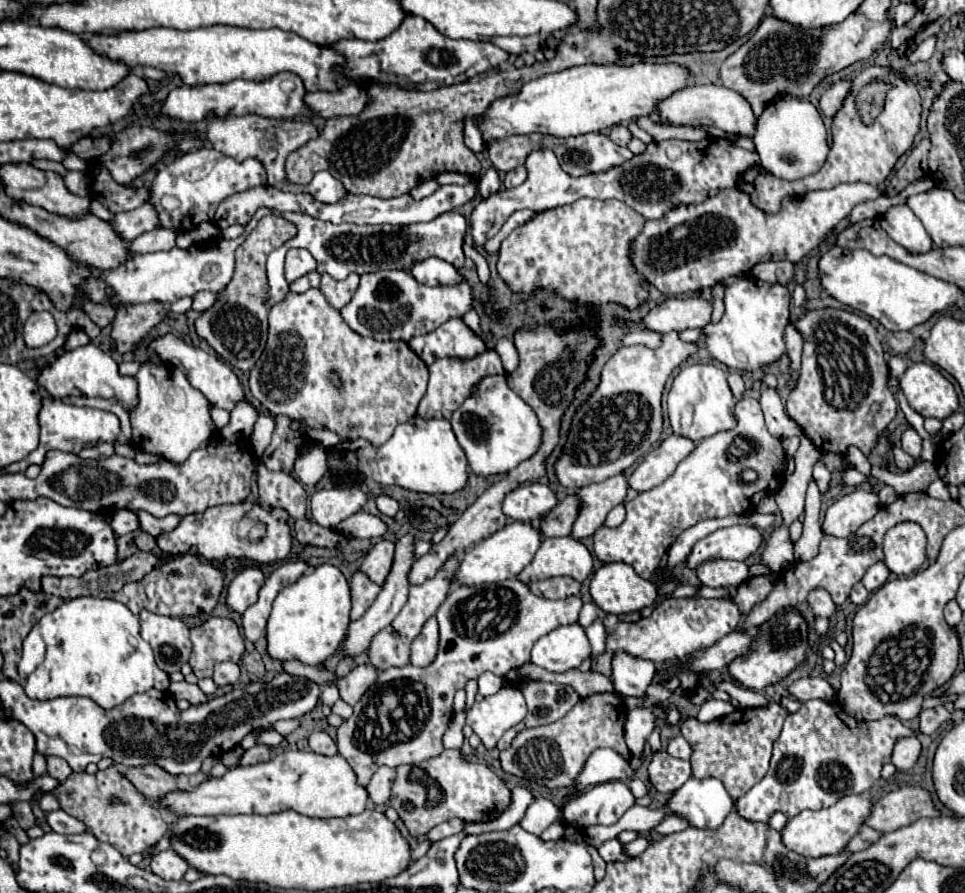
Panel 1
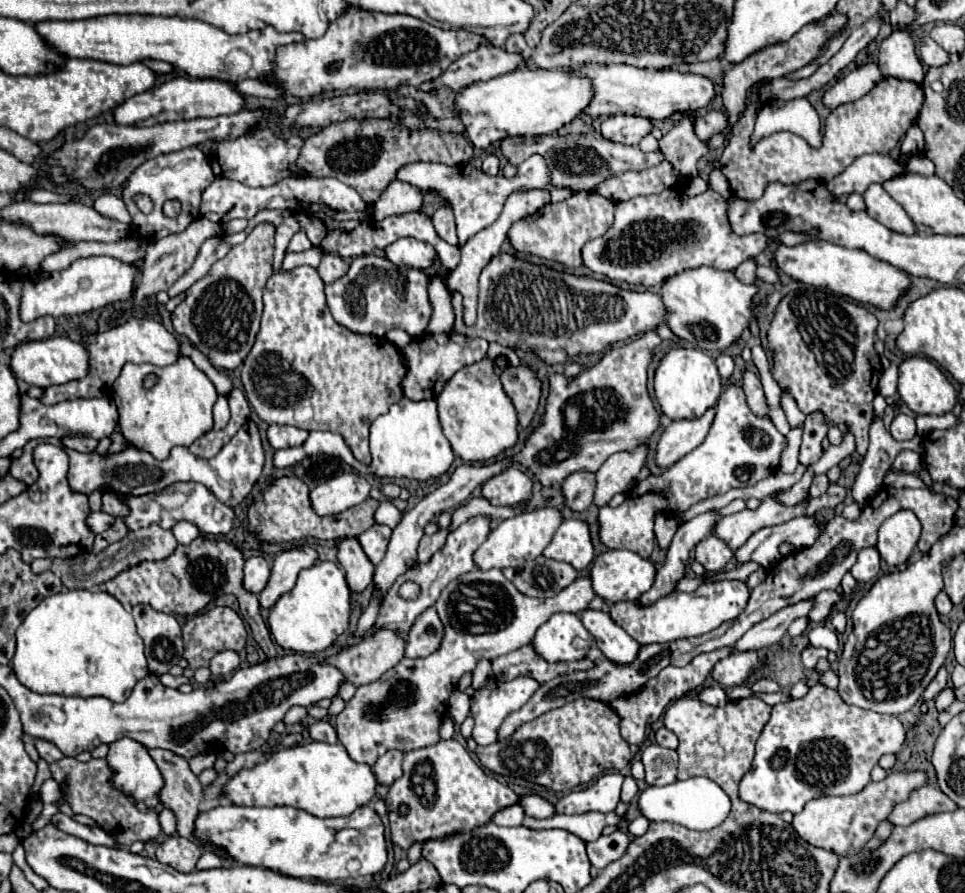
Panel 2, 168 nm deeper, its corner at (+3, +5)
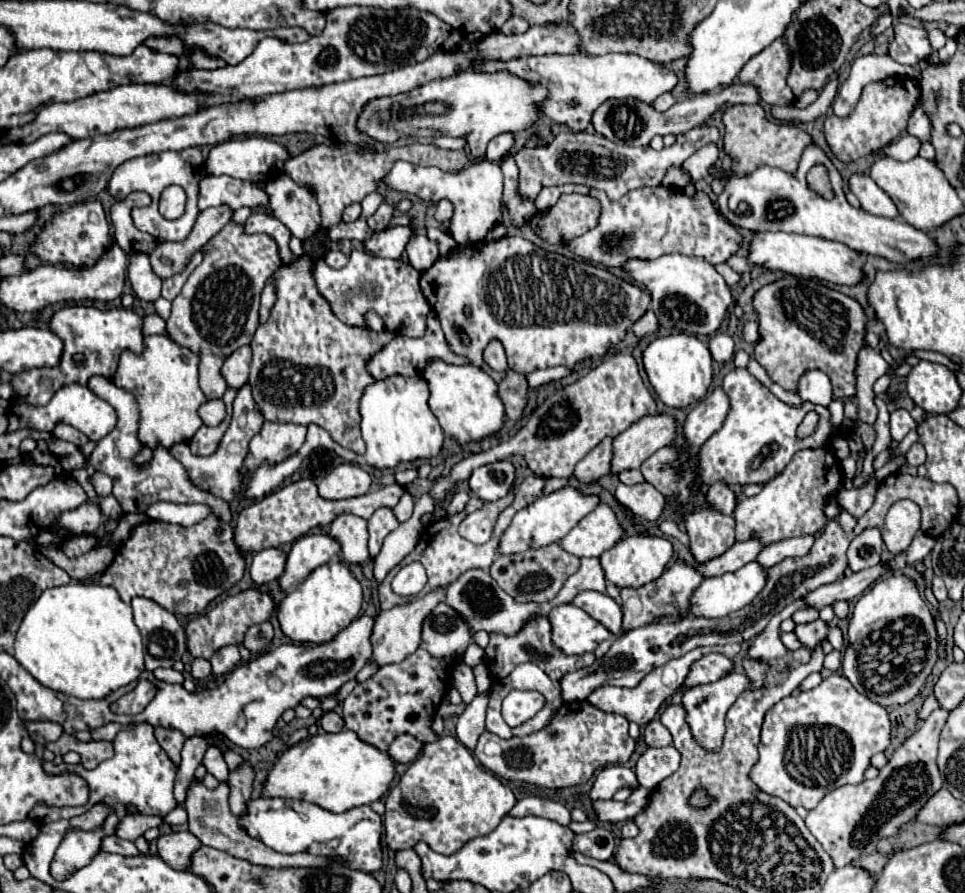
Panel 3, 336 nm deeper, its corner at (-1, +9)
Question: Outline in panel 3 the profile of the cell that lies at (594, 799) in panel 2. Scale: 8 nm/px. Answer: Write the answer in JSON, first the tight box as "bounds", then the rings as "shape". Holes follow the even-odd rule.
{"bounds":[589,766,637,800],"shape":[[[607,766],[599,772],[599,776],[593,782],[593,788],[589,792],[591,800],[611,800],[613,794],[623,788],[623,786],[633,786],[637,788],[637,778],[633,774],[633,770],[625,768],[625,766]]]}

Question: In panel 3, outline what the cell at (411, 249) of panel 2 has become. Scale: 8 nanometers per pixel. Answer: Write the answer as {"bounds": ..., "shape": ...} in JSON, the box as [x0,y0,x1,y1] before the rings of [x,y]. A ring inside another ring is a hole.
{"bounds":[365,228,413,260],"shape":[[[387,228],[371,234],[365,240],[365,248],[375,256],[401,260],[405,254],[405,244],[409,242],[409,236],[413,236],[411,228]]]}

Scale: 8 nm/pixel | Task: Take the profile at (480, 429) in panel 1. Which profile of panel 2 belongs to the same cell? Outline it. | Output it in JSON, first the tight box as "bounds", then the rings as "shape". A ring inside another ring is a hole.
{"bounds":[437,358,517,462],"shape":[[[489,358],[465,366],[461,368],[455,376],[451,376],[443,390],[439,392],[437,400],[437,410],[439,410],[439,420],[441,420],[441,428],[443,434],[447,436],[447,440],[451,442],[451,448],[457,456],[461,456],[465,462],[485,462],[495,458],[497,454],[501,454],[503,450],[511,448],[517,444],[517,414],[513,408],[513,402],[505,396],[501,380],[493,374],[493,362]]]}

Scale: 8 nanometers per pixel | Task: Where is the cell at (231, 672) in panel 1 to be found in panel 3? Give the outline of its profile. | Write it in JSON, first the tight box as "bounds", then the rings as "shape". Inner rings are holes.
{"bounds":[211,646,241,676],"shape":[[[237,646],[219,648],[219,650],[213,654],[213,658],[211,658],[213,674],[217,674],[217,676],[227,674],[227,672],[231,672],[239,662],[241,662],[241,656],[239,656],[239,648],[237,648]]]}

